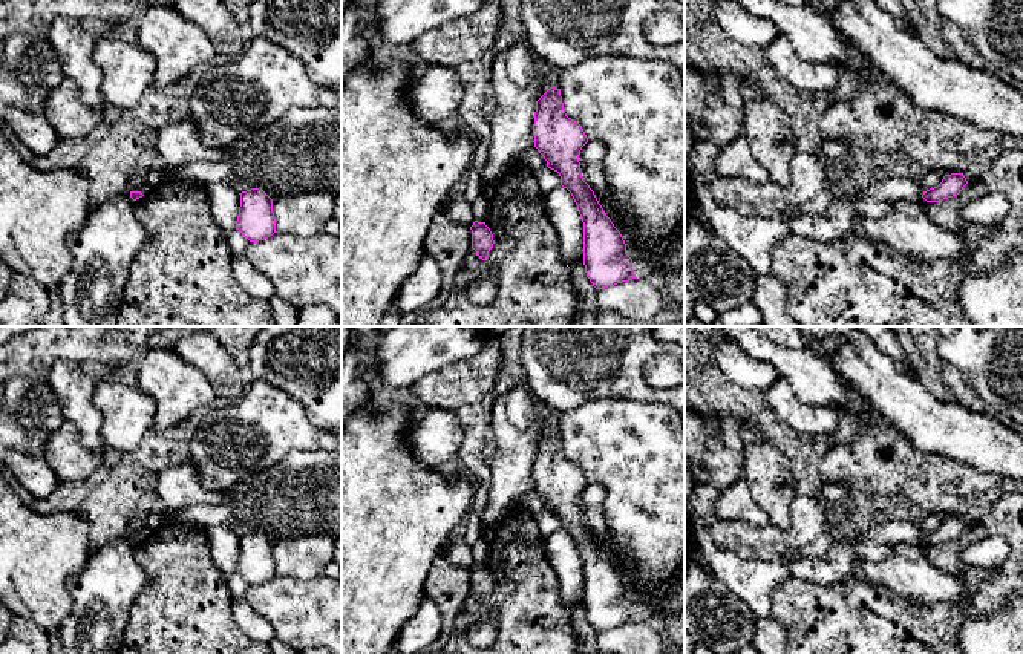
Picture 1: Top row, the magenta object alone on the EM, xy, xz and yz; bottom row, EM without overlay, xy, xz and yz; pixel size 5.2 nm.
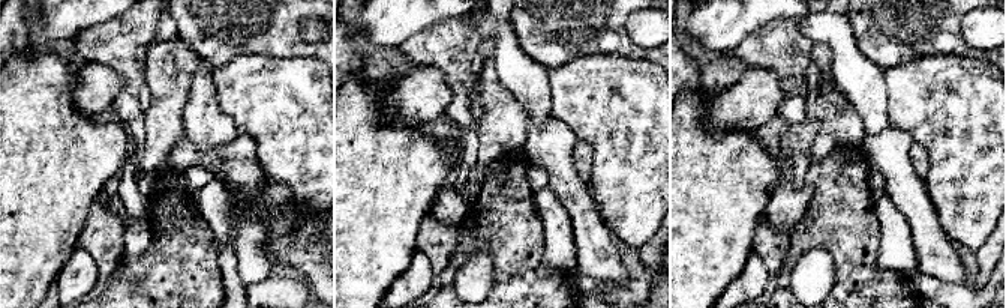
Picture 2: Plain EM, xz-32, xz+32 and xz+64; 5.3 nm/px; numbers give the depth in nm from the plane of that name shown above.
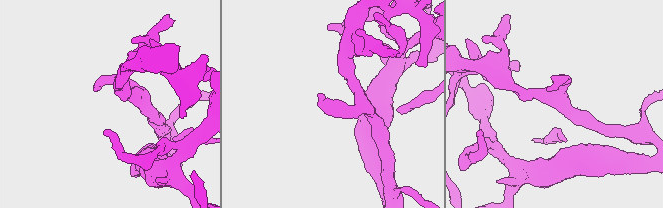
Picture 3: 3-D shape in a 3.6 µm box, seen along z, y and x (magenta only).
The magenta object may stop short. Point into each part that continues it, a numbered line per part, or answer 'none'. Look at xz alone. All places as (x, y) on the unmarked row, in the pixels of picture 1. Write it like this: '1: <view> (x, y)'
none

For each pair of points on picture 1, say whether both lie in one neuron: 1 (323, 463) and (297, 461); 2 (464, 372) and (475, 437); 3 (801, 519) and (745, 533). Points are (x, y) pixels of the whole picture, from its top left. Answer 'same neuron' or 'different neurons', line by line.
1: same neuron
2: same neuron
3: same neuron

